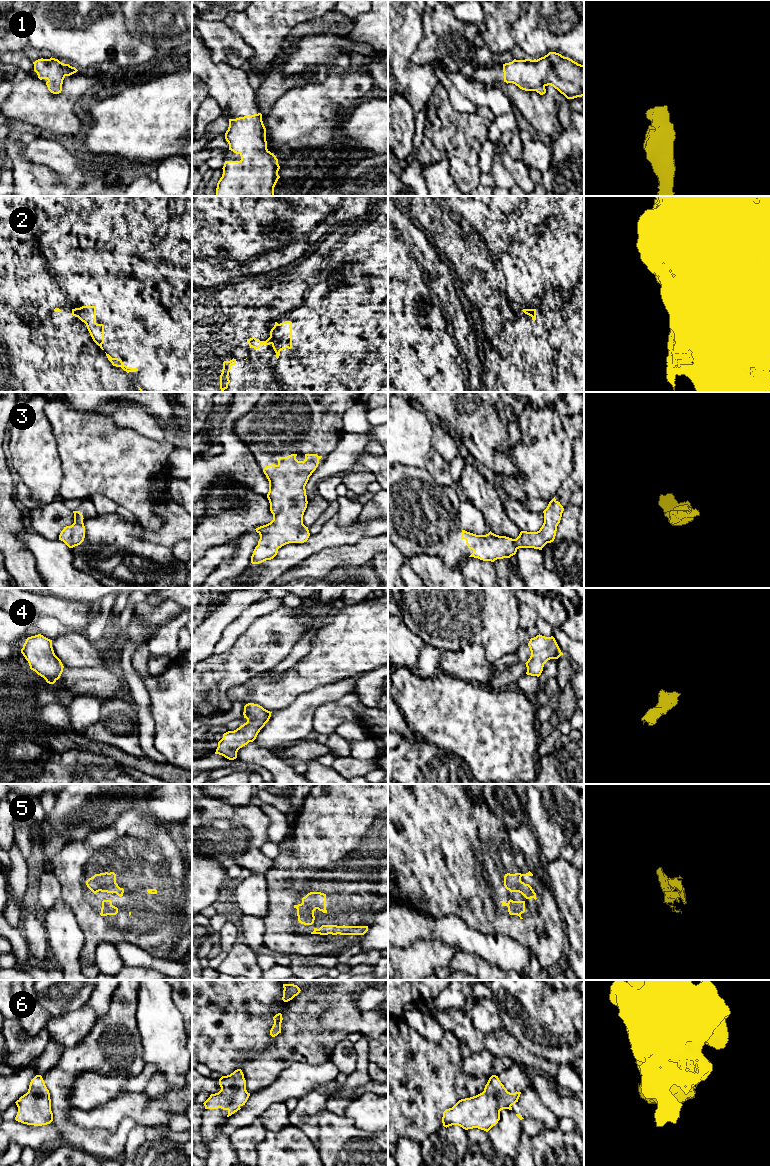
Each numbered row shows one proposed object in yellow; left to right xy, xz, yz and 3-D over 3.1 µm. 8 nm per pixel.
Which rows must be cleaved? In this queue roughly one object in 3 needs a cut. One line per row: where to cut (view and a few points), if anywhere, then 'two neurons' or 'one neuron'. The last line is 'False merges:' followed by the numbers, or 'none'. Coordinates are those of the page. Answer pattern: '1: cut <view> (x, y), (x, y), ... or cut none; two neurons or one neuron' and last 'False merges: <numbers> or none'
1: cut none; one neuron
2: cut xz (269, 337), (272, 343); two neurons
3: cut none; one neuron
4: cut none; one neuron
5: cut none; one neuron
6: cut none; one neuron
False merges: 2

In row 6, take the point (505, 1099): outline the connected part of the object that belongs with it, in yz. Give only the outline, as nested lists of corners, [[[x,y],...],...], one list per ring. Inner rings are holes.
[[[492,1075],[482,1093],[461,1099],[443,1112],[443,1126],[458,1125],[465,1130],[478,1128],[488,1132],[500,1120],[500,1111],[512,1110],[520,1094],[508,1092],[498,1076]]]

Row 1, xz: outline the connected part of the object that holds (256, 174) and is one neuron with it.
[[[262,114],[229,119],[225,139],[229,150],[239,154],[241,160],[225,161],[222,177],[217,183],[216,196],[274,196],[274,187],[280,178],[280,166],[276,156],[267,149]]]

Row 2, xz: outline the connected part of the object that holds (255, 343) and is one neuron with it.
[[[252,337],[250,339],[247,339],[247,342],[248,342],[249,346],[254,349],[259,349],[262,345],[272,344],[270,337],[266,341],[260,341],[259,339]]]

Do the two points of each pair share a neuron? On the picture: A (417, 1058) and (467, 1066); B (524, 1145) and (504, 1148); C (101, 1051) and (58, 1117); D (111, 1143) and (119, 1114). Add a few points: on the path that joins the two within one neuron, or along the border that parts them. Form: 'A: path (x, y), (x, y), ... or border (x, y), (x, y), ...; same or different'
A: border (462, 1059), (461, 1069), (468, 1075); different
B: border (521, 1133), (516, 1148), (516, 1155); different
C: path (82, 1061), (60, 1083), (60, 1098); same
D: border (136, 1124), (125, 1118), (113, 1132), (91, 1130); different

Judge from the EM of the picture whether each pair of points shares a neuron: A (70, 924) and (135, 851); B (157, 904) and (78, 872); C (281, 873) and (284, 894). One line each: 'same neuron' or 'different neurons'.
A: different neurons
B: same neuron
C: same neuron

